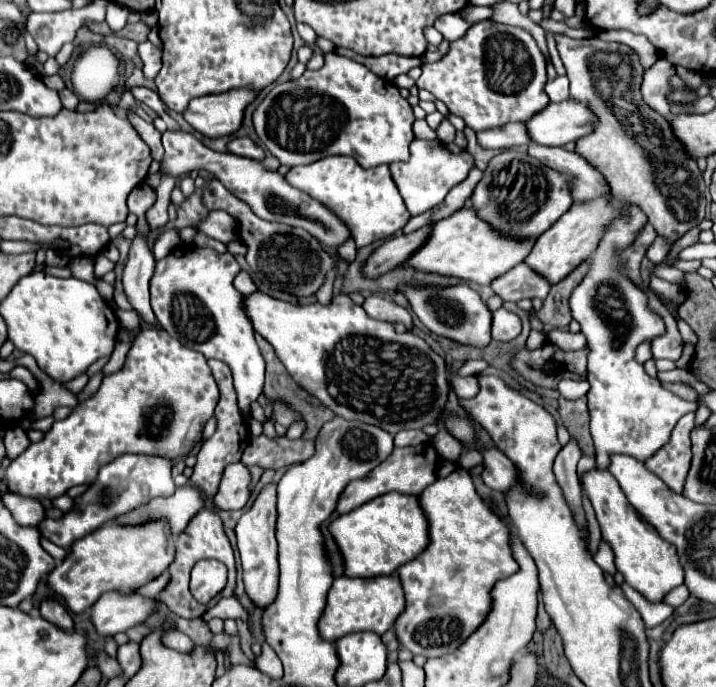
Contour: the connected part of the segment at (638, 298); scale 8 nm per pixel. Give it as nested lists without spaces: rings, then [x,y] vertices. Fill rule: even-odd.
[[[632,208],[632,216],[628,216],[628,220],[624,220],[624,216],[614,220],[592,256],[592,270],[570,298],[572,318],[580,324],[582,334],[588,340],[586,378],[590,382],[590,392],[586,398],[598,470],[606,470],[610,466],[612,454],[628,454],[644,462],[670,440],[670,430],[676,426],[676,422],[684,414],[698,408],[696,400],[684,400],[662,388],[662,384],[650,378],[644,366],[634,360],[636,346],[640,342],[652,340],[664,332],[660,316],[646,306],[646,294],[626,276],[620,276],[620,264],[614,254],[616,248],[632,244],[642,226],[644,214],[636,212],[636,208]]]

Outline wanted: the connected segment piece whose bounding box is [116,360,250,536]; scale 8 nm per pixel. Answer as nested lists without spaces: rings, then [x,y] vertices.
[[[208,360],[208,366],[210,366],[212,376],[214,376],[214,380],[216,380],[216,384],[220,388],[220,400],[218,400],[218,406],[214,410],[214,416],[218,418],[218,428],[216,428],[216,432],[214,432],[212,438],[204,440],[204,444],[202,444],[202,448],[198,452],[198,462],[194,466],[192,480],[190,480],[188,485],[177,488],[172,496],[154,498],[148,504],[136,508],[132,514],[120,516],[120,520],[116,520],[116,522],[120,522],[120,524],[144,524],[144,522],[148,522],[152,518],[156,518],[156,520],[158,518],[168,518],[170,526],[172,526],[172,534],[178,536],[186,528],[186,524],[190,522],[190,518],[196,512],[202,510],[205,501],[216,494],[226,464],[240,460],[244,448],[250,442],[250,434],[248,434],[244,418],[240,416],[238,406],[236,406],[236,390],[234,390],[234,384],[232,384],[232,372],[220,360]]]

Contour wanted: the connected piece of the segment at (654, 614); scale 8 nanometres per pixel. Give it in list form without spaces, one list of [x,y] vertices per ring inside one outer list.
[[[624,584],[622,590],[624,590],[626,598],[628,598],[628,600],[636,606],[636,610],[640,612],[646,628],[654,628],[654,626],[662,624],[662,622],[664,622],[666,618],[670,618],[672,612],[674,612],[674,608],[668,606],[668,604],[662,604],[662,602],[652,604],[652,602],[648,602],[638,590],[634,590],[634,588],[628,586],[628,584]]]

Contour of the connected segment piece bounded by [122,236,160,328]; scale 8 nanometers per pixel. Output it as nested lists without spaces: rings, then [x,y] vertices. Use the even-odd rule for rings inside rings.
[[[136,236],[130,246],[122,284],[124,284],[128,302],[132,304],[134,312],[140,316],[140,320],[144,320],[146,324],[150,324],[154,328],[160,328],[154,318],[154,312],[150,308],[150,294],[148,294],[148,282],[154,274],[154,264],[156,262],[154,262],[150,248],[146,246],[146,240],[142,236]]]

